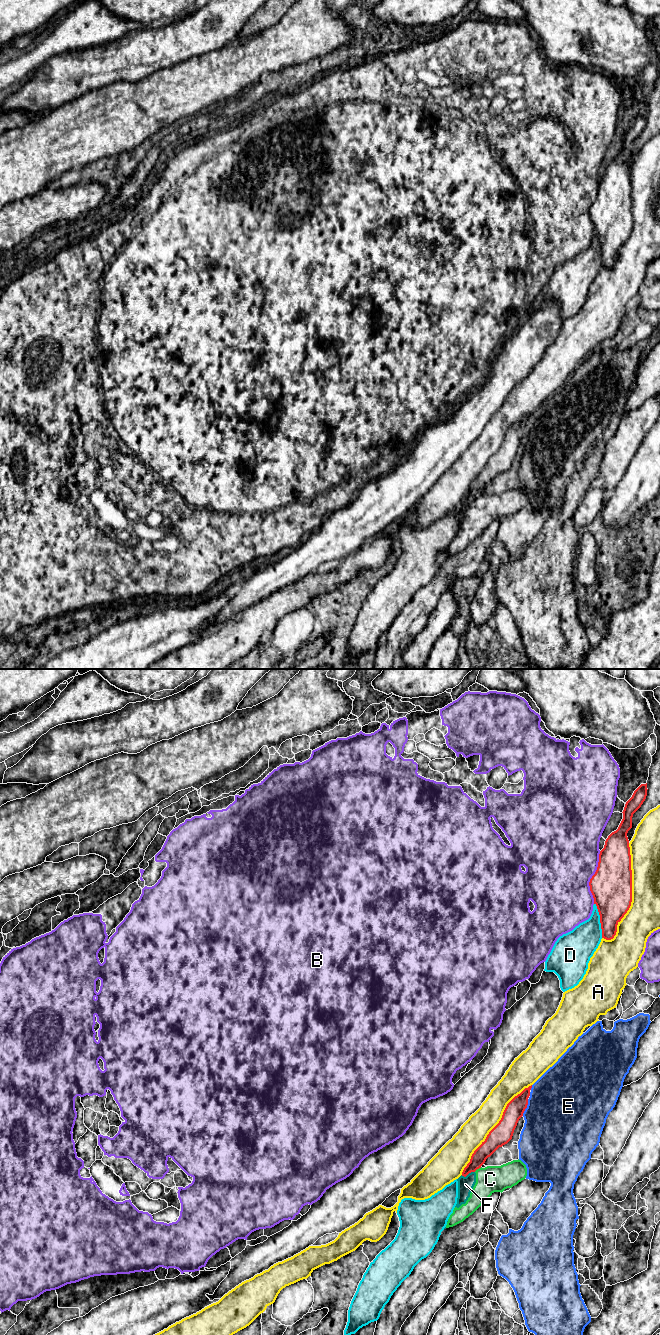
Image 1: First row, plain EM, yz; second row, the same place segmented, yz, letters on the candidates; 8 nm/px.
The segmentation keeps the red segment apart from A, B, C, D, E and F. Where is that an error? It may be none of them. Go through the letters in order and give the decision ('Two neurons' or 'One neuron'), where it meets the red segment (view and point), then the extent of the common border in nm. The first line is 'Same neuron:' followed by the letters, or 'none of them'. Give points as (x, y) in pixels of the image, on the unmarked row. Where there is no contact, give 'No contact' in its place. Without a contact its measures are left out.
Same neuron: none of them
A: Two neurons. Touches red at yz (631, 222). Shared border 800 nm
B: Two neurons. Touches red at yz (592, 205). Shared border 420 nm
C: Two neurons. Touches red at yz (477, 496). Shared border 70 nm
D: Two neurons. Touches red at yz (600, 248). Shared border 280 nm
E: Two neurons. Touches red at yz (526, 435). Shared border 140 nm
F: Two neurons. Touches red at yz (467, 502). Shared border 120 nm

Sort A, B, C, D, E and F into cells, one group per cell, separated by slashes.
A / B / C F / D / E

